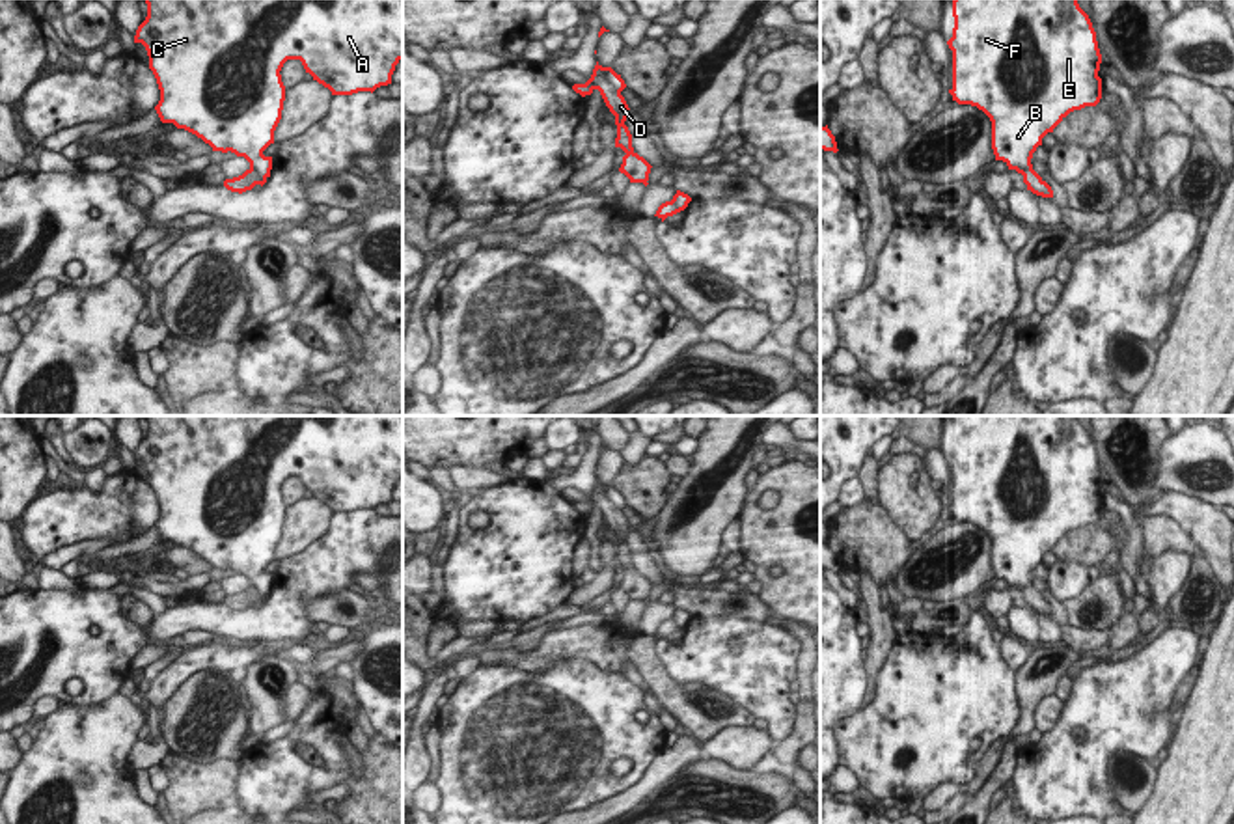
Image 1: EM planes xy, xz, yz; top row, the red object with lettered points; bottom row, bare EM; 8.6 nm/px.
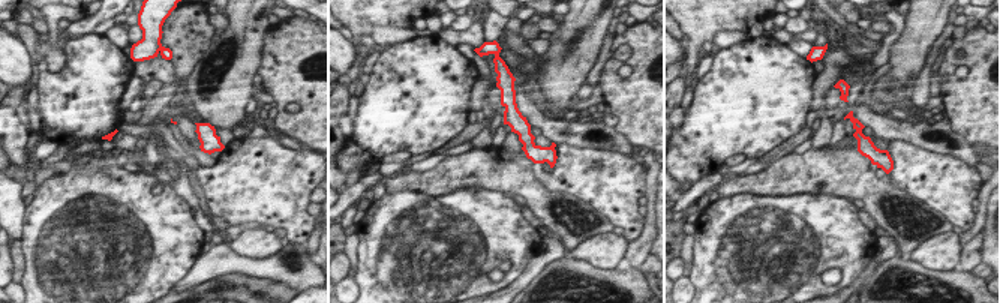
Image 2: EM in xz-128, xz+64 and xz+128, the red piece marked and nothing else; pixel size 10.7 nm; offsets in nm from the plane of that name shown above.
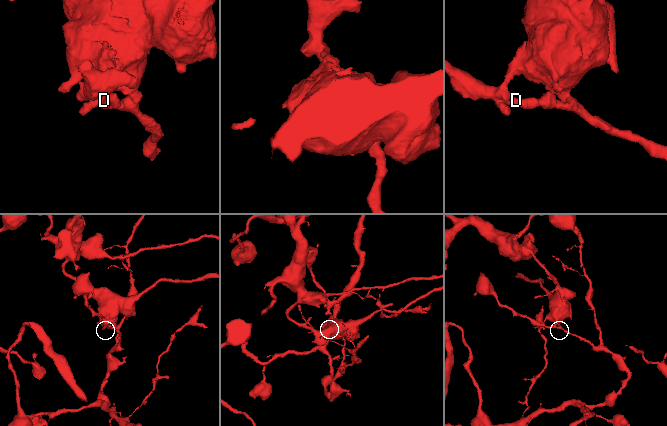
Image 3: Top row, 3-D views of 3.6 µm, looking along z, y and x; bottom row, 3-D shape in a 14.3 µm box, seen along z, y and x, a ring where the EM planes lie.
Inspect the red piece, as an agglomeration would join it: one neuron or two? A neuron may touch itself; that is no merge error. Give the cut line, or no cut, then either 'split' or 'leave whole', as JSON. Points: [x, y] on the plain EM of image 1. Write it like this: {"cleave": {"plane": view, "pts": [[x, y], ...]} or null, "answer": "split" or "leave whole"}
{"cleave": {"plane": "xz", "pts": [[608, 485], [604, 496], [619, 509]]}, "answer": "split"}

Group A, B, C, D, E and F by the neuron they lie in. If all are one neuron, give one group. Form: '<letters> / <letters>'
A B C E F / D

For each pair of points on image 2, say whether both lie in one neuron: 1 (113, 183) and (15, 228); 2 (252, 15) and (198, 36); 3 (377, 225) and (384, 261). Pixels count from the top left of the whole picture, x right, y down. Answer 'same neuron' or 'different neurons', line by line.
1: different neurons
2: different neurons
3: same neuron

